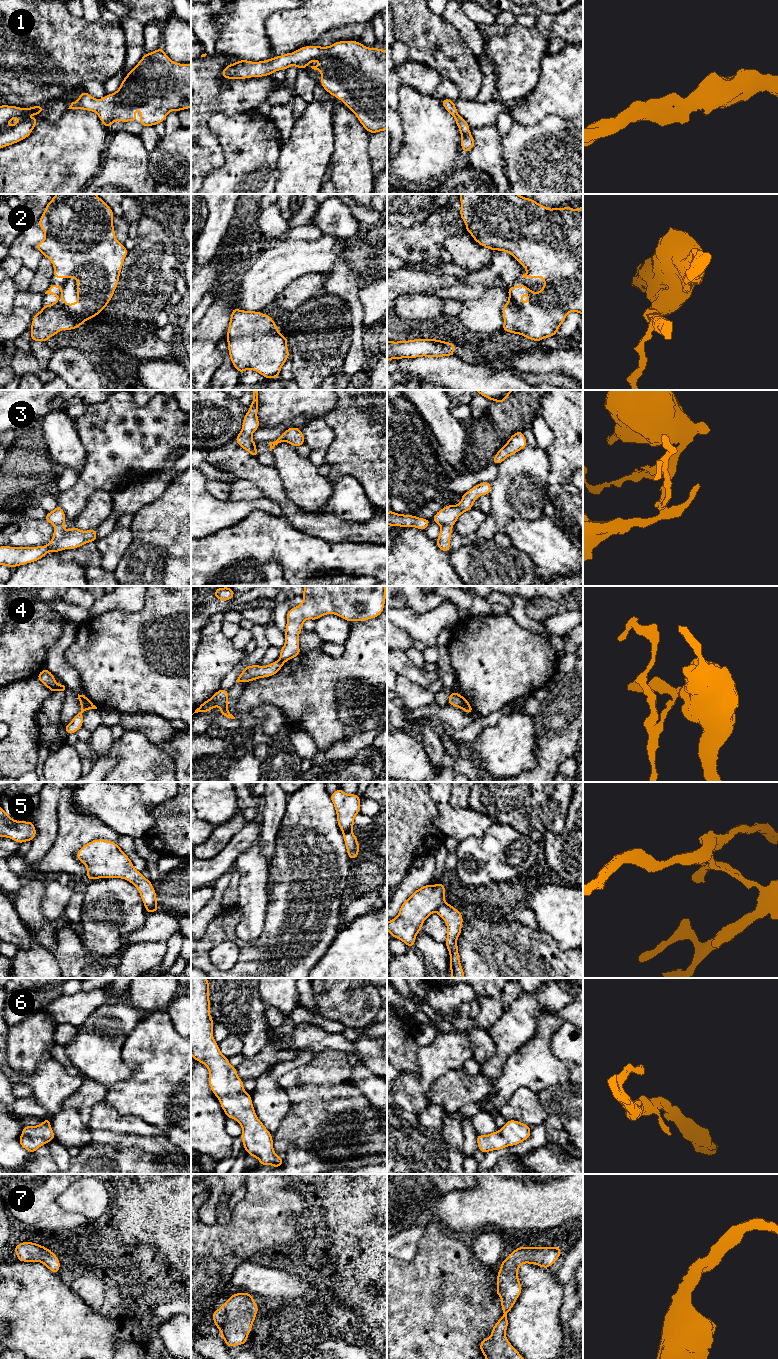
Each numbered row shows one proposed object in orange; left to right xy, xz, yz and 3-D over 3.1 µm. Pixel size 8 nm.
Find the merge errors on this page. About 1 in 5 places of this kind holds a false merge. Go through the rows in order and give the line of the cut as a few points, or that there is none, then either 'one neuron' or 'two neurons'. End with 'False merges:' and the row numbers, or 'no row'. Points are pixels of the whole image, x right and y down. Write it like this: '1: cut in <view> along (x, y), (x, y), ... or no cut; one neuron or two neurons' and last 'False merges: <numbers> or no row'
1: no cut; one neuron
2: no cut; one neuron
3: cut in yz along (441, 525), (449, 525), (451, 527); two neurons
4: cut in xy along (86, 698), (86, 706), (88, 708); two neurons
5: cut in yz along (445, 903), (435, 911); two neurons
6: no cut; one neuron
7: no cut; one neuron
False merges: 3, 4, 5

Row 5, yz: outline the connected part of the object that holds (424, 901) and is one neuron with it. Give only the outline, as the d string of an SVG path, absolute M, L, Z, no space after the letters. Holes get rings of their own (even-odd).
M440 881L435 886L429 883L417 889L403 902L397 917L387 922L387 931L413 948L424 921L445 904L445 894Z

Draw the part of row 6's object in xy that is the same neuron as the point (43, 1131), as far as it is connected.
M45 1118L43 1123L36 1126L24 1126L19 1137L21 1147L33 1153L44 1144L54 1140L54 1132L50 1126L50 1119Z

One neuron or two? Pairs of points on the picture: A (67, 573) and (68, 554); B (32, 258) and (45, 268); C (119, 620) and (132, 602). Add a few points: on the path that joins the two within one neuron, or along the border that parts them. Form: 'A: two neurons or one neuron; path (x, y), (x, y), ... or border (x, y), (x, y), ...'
A: two neurons; border (57, 552), (62, 560), (81, 564), (86, 575)
B: two neurons; border (42, 255), (34, 272)
C: two neurons; border (145, 598), (137, 611), (108, 610), (102, 614)

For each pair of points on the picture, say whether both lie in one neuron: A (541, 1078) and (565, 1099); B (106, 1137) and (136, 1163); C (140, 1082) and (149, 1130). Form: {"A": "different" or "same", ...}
{"A": "different", "B": "same", "C": "different"}

